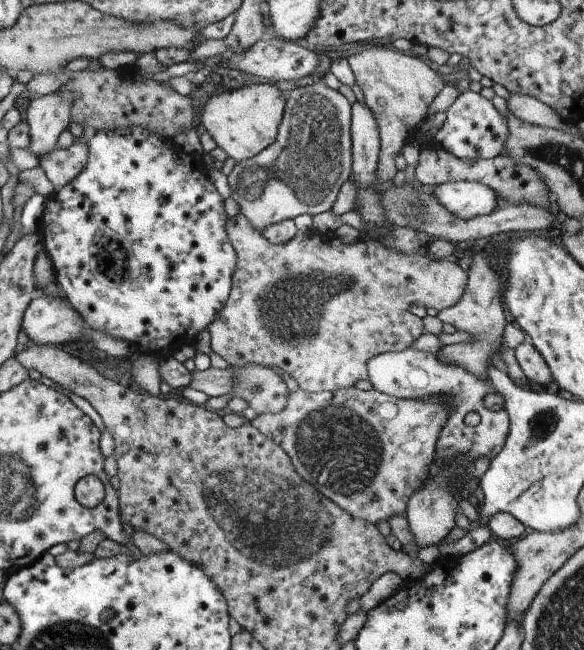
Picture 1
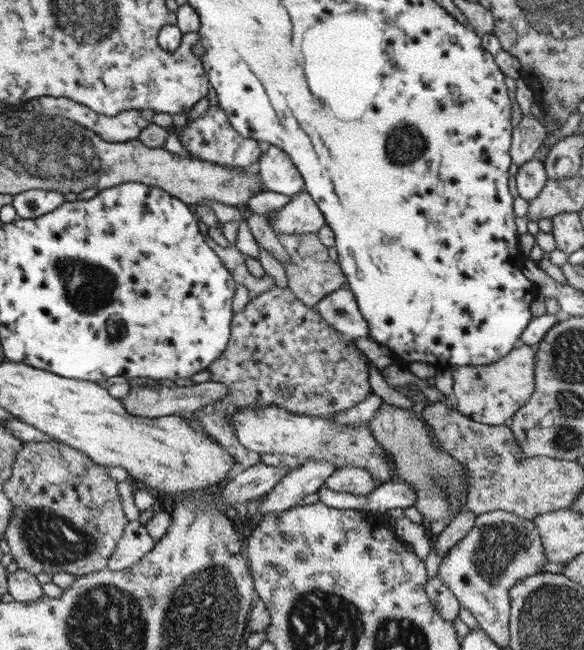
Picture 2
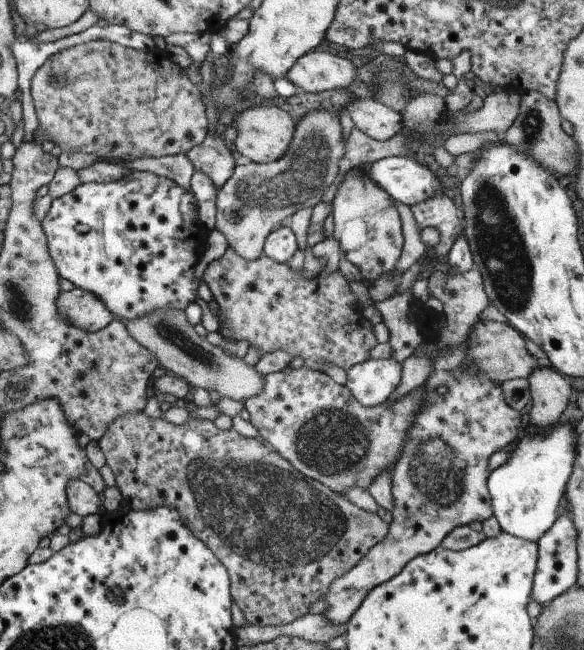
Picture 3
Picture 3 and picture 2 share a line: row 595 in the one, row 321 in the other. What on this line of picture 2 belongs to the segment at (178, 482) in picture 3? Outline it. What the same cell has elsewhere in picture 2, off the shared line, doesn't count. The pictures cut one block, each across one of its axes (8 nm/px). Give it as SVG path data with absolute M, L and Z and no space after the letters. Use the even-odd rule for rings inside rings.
M272 286L266 292L260 292L259 296L251 298L239 312L232 314L228 344L207 367L206 371L211 374L208 381L225 384L229 393L212 404L196 409L192 414L205 428L205 432L235 457L241 468L247 468L259 463L260 455L247 450L237 441L233 434L233 425L229 425L229 418L233 417L234 413L243 408L259 409L274 405L299 416L331 417L335 413L352 408L360 401L366 400L368 394L372 394L369 370L365 363L367 361L363 351L357 349L351 338L338 334L326 325L323 317L313 307L307 307L297 300L288 287Z

